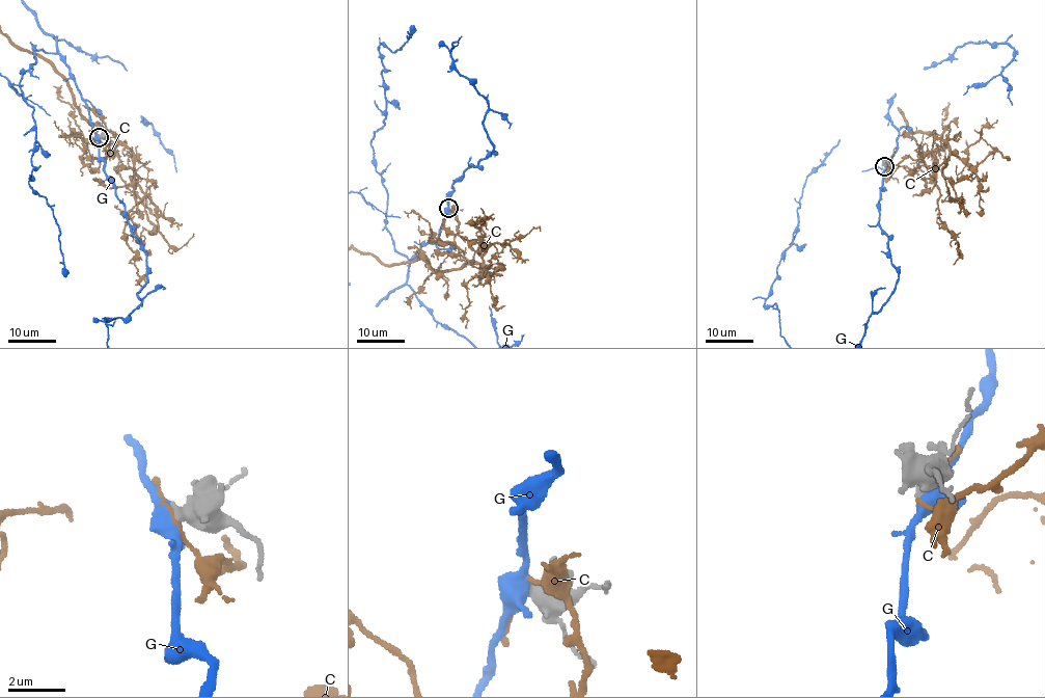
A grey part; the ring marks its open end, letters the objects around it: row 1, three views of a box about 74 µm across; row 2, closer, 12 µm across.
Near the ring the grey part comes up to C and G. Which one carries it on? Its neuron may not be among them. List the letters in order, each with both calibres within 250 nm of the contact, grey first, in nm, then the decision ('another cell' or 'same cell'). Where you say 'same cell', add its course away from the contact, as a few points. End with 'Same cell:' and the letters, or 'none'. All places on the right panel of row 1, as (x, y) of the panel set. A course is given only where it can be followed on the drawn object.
C: 550 nm thick on the grey side, 100 nm on the other; another cell
G: 650 nm thick on the grey side, 440 nm on the other; another cell
Same cell: none

